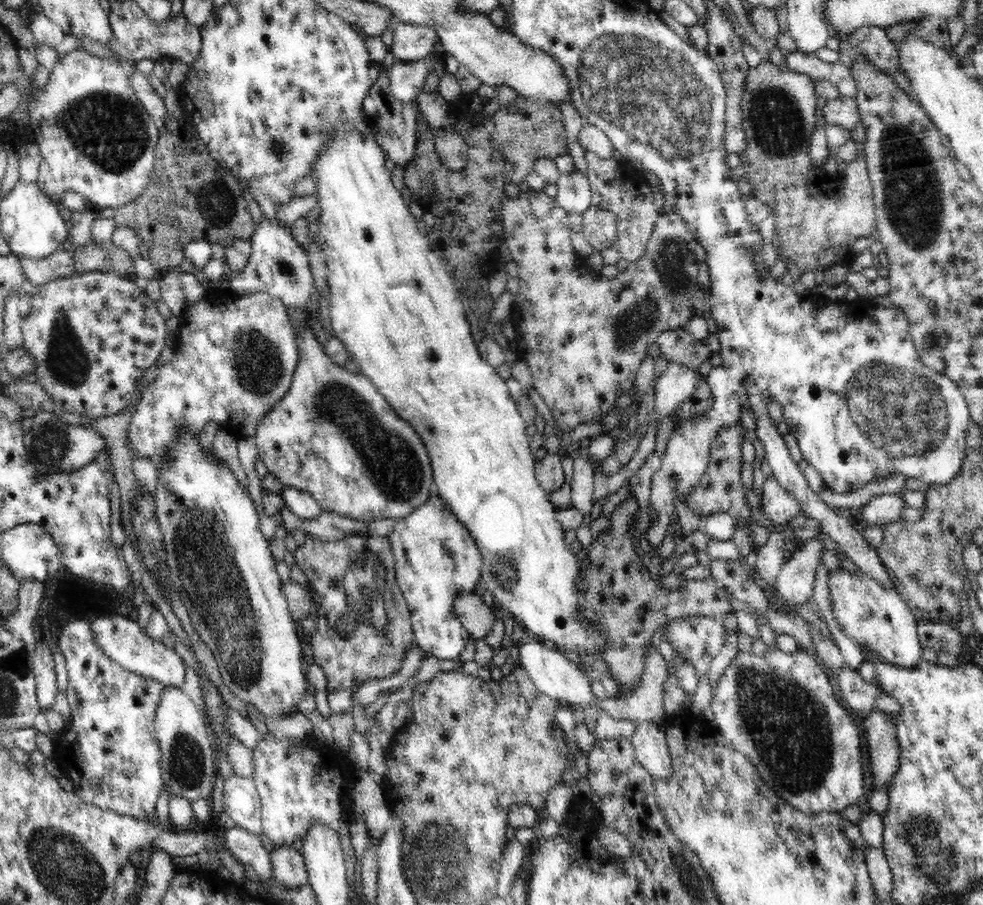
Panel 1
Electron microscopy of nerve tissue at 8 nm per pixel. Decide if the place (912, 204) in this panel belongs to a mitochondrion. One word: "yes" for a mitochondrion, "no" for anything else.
yes

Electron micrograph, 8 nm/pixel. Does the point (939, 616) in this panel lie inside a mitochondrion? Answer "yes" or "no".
no

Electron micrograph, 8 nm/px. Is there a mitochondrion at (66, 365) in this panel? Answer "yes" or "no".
yes

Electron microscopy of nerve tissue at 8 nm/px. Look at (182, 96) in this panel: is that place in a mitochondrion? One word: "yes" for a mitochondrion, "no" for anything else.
no

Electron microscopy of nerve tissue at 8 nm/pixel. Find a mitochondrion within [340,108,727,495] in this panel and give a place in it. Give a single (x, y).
(674, 262)

